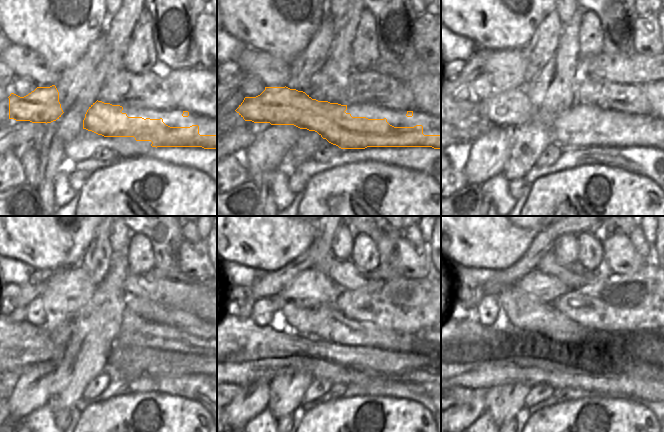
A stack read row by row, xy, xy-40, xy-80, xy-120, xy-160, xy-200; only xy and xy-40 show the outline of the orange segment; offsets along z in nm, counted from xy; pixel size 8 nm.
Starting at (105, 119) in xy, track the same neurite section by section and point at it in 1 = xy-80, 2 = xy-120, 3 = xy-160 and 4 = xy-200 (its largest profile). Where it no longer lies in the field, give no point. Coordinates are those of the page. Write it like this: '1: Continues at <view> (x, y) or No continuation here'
1: Continues at xy-80 (512, 108)
2: Continues at xy-120 (169, 368)
3: Continues at xy-160 (398, 367)
4: Continues at xy-200 (621, 370)

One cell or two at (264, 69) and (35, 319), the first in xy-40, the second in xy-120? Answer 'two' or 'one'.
two

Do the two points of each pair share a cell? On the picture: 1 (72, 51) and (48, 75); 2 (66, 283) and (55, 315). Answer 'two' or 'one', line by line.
1: two
2: one

